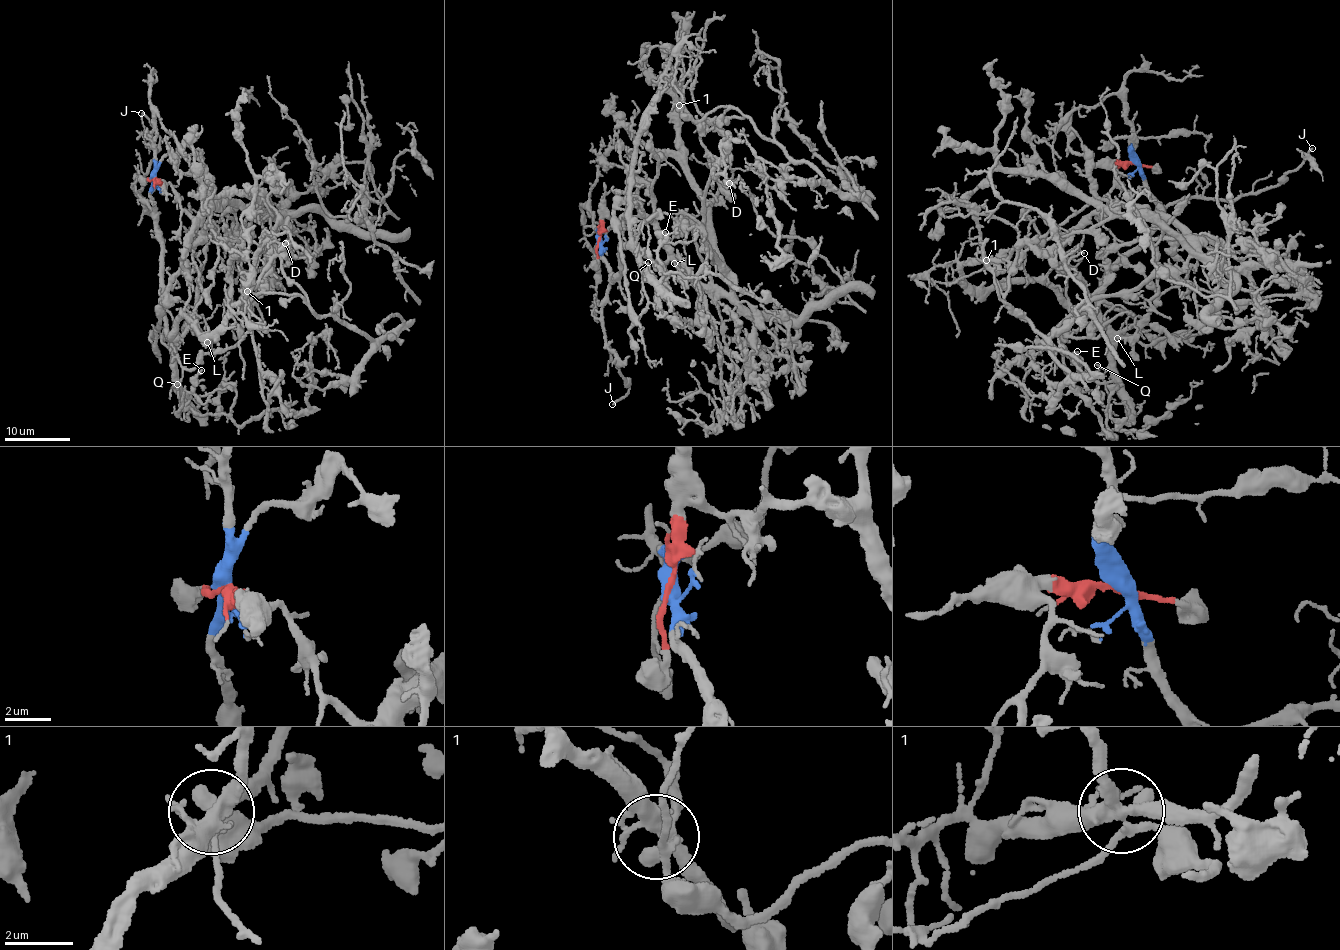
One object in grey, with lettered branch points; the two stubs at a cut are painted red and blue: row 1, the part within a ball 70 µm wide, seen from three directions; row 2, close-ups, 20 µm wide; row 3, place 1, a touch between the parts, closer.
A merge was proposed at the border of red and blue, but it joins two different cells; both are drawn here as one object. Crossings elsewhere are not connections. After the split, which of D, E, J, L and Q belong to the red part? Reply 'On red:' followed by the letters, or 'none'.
On red: none

